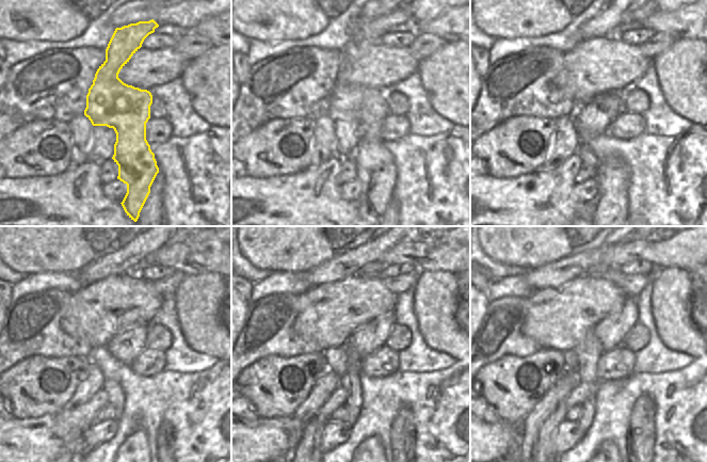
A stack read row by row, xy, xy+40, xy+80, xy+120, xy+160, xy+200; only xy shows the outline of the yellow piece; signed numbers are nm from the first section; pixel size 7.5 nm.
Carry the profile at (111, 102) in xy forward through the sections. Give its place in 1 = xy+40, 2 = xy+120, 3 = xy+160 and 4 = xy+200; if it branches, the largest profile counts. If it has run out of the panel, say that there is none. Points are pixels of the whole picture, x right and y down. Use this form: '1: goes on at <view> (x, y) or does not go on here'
1: goes on at xy+40 (375, 165)
2: goes on at xy+120 (137, 443)
3: goes on at xy+160 (373, 443)
4: goes on at xy+200 (607, 443)

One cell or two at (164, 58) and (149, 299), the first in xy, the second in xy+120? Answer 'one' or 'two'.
one

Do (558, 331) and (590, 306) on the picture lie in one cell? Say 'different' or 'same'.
same

